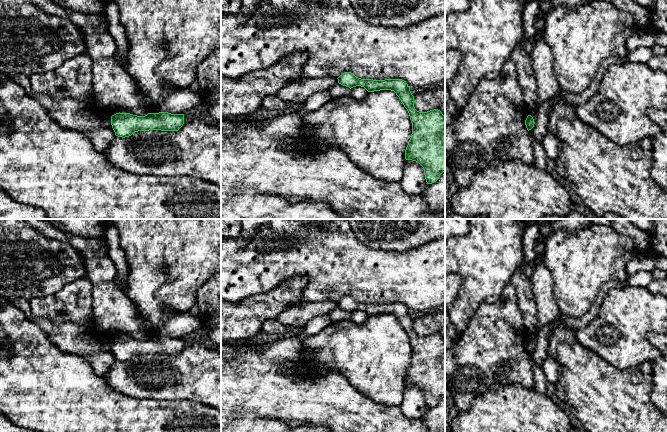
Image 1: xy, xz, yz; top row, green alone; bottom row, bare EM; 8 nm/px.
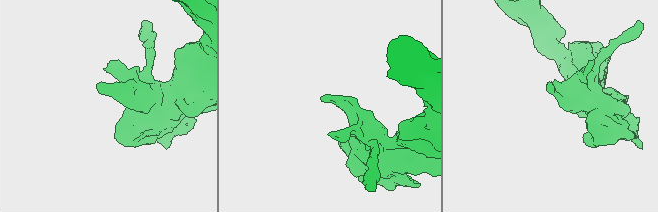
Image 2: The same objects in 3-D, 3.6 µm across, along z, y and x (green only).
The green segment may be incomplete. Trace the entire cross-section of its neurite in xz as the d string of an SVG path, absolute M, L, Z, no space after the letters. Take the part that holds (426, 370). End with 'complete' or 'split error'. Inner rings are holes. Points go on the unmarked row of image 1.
M344 296L338 307L349 311L364 311L368 316L391 314L407 333L412 347L412 358L405 374L405 383L418 386L424 393L427 408L436 406L445 396L445 340L438 333L419 336L414 331L414 320L402 303L361 303Z; complete

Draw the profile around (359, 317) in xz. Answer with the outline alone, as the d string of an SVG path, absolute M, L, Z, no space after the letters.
M361 310L351 312L350 320L356 324L363 324L367 321L368 315Z

